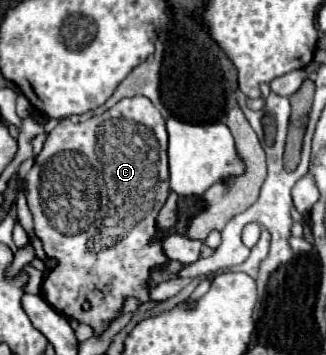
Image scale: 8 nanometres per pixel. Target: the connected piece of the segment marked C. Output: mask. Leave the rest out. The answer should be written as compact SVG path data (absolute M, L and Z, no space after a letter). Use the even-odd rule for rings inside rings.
M143 95L121 99L103 115L83 123L61 119L47 135L35 165L27 175L27 205L35 221L35 235L41 239L45 253L57 259L57 267L43 283L45 299L63 315L79 319L101 333L115 317L121 315L123 299L133 295L141 301L149 299L149 275L153 265L161 265L167 257L161 253L161 241L153 241L157 233L155 217L165 205L169 189L167 165L167 133L165 117ZM83 301L91 303L91 311L83 311Z

